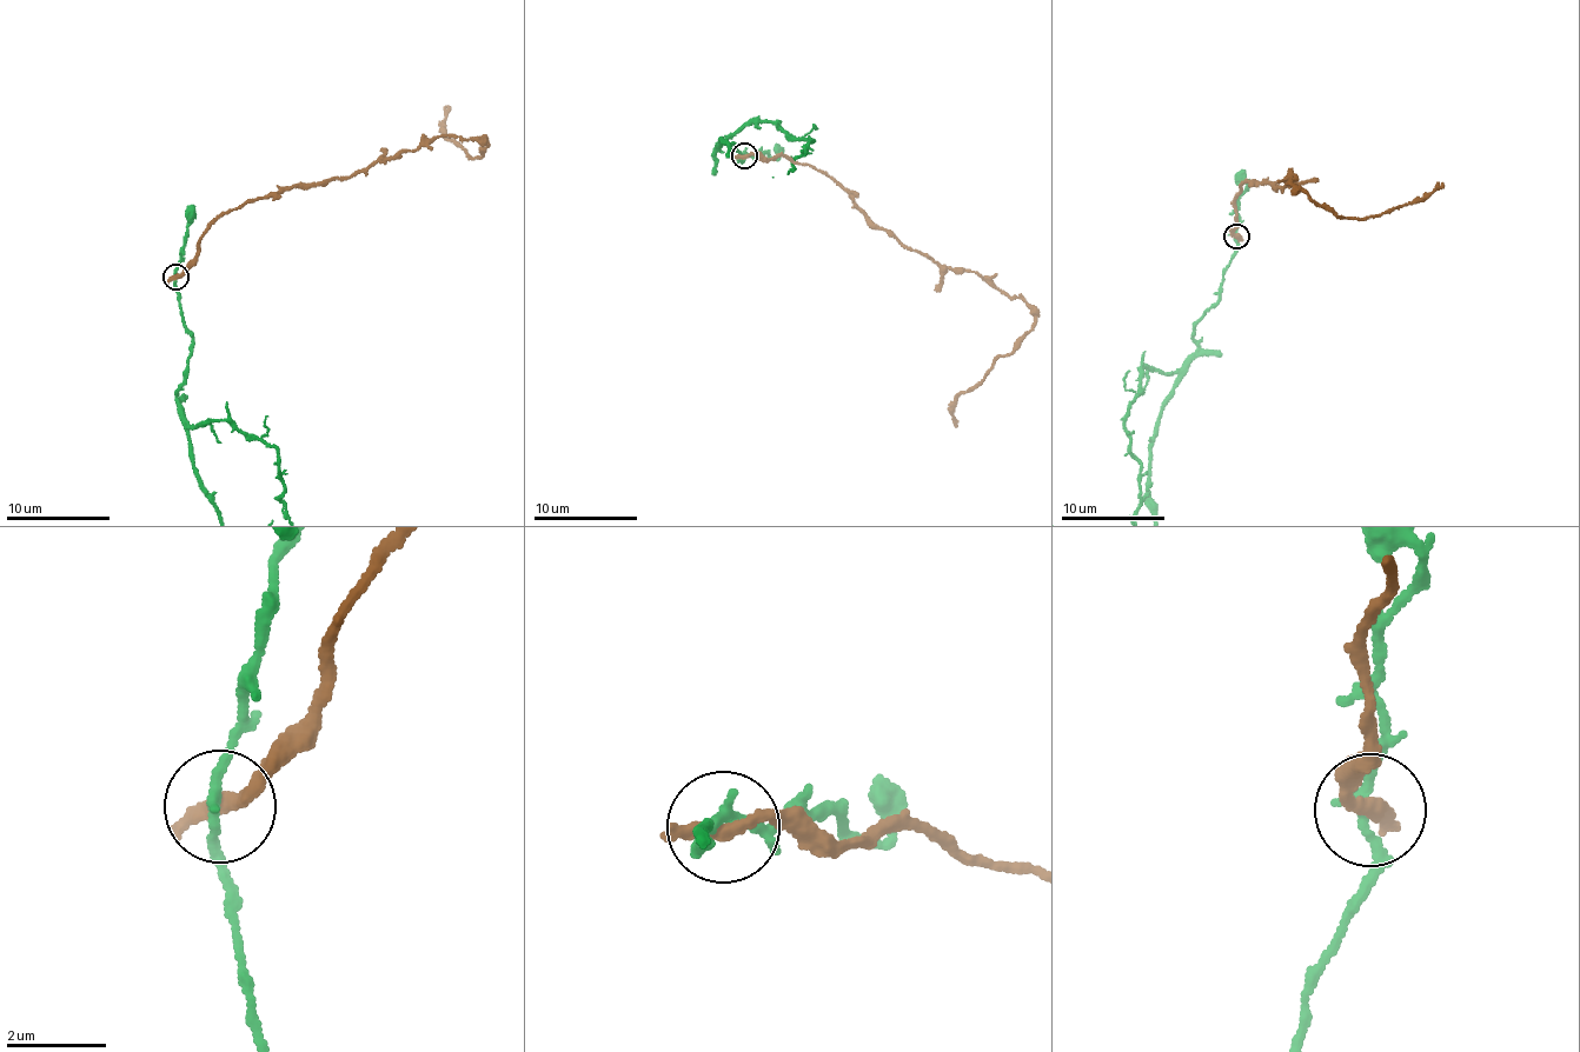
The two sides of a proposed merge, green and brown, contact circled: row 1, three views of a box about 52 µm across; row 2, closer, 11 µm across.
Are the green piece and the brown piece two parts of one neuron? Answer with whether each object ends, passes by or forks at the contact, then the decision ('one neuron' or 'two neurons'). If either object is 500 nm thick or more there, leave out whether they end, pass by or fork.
green passes by; brown ends; two neurons

